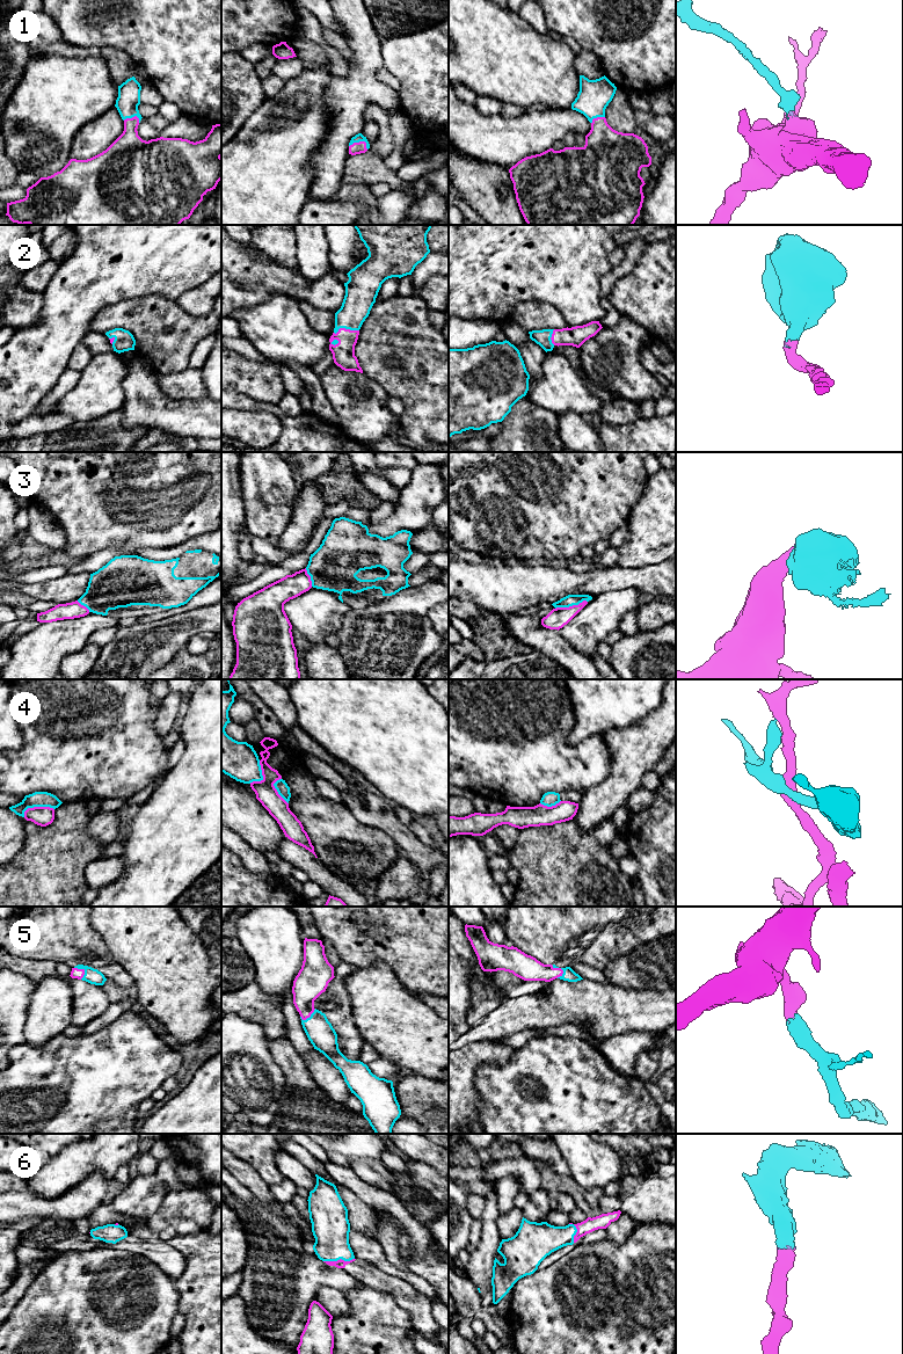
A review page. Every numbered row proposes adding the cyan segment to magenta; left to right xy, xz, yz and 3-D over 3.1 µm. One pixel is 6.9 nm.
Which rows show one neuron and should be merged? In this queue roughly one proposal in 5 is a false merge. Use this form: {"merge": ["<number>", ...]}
{"merge": ["1", "2", "5", "6"]}

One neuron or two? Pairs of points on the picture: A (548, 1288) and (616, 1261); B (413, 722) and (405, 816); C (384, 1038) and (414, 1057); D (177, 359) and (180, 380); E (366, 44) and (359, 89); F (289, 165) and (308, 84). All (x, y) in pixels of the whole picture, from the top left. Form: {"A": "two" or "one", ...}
{"A": "one", "B": "two", "C": "one", "D": "two", "E": "one", "F": "one"}

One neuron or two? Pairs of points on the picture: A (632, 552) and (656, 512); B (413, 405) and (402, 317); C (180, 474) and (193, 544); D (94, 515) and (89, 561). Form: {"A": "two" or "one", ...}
{"A": "one", "B": "one", "C": "two", "D": "two"}

